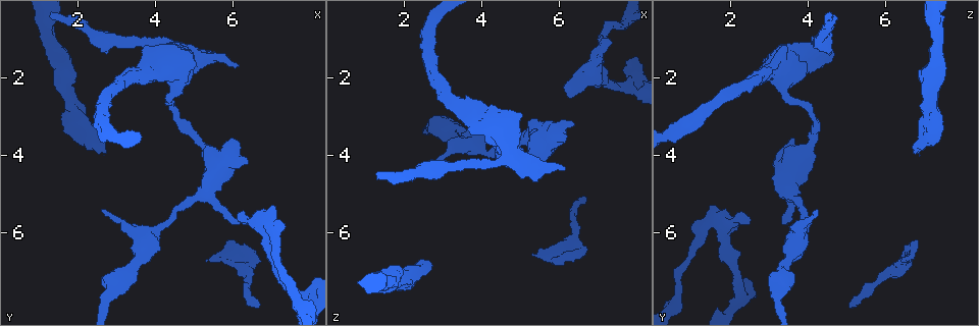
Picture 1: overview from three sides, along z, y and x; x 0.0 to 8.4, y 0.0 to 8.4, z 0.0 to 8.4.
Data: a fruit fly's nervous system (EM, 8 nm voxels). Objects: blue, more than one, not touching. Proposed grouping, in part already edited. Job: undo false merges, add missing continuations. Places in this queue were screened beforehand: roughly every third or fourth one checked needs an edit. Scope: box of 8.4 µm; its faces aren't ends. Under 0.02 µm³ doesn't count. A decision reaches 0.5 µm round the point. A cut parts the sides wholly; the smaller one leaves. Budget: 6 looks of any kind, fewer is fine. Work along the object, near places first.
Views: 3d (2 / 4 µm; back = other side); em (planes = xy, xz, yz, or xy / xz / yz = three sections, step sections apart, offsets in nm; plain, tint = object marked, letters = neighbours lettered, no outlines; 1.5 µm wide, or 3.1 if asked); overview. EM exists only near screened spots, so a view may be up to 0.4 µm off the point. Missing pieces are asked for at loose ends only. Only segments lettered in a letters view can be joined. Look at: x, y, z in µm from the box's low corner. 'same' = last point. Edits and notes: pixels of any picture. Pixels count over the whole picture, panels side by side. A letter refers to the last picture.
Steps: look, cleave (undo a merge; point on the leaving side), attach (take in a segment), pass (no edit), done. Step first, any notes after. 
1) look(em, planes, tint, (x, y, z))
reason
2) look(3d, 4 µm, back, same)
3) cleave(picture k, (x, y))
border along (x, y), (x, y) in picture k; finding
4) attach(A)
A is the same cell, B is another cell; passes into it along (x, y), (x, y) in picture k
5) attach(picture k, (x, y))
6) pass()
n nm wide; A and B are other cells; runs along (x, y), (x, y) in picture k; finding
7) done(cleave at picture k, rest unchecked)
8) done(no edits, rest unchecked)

look(3d, 4 µm, (6.15, 5.50, 2.35))
an open end

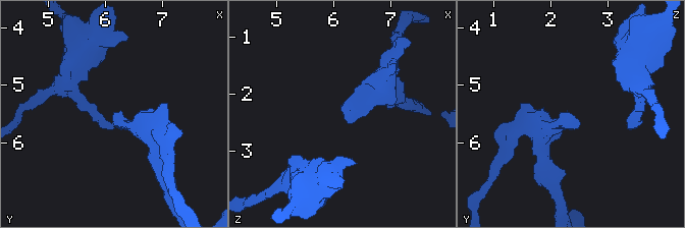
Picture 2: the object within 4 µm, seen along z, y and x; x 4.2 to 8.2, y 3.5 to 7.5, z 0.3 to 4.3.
look(em, planes, tint, (6.20, 5.50, 2.35))
need the tissue

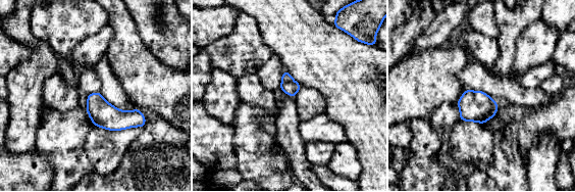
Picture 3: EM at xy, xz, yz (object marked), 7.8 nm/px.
look(em, planes, letters, same)

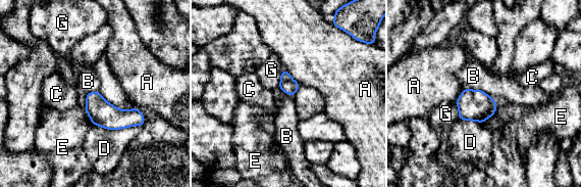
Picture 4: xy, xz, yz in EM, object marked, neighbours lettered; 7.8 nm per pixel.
pass()
A, B, C, D, E and G are other cells; border along (464, 88), (480, 89), (495, 101) in picture 4; none of them fits

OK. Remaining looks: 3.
look(em, planes, letters, (6.10, 1.70, 4.40))
branch stops here

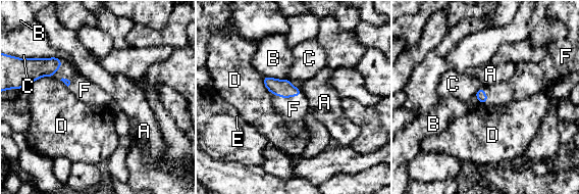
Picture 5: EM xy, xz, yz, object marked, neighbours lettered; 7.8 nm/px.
attach(F)
F is the same cell, A, B, C, D and E are other cells; passes into it along (282, 88), (287, 97), (294, 109) in picture 5; it goes on there

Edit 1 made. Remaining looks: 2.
done(attach at picture 5, rest unchecked)

